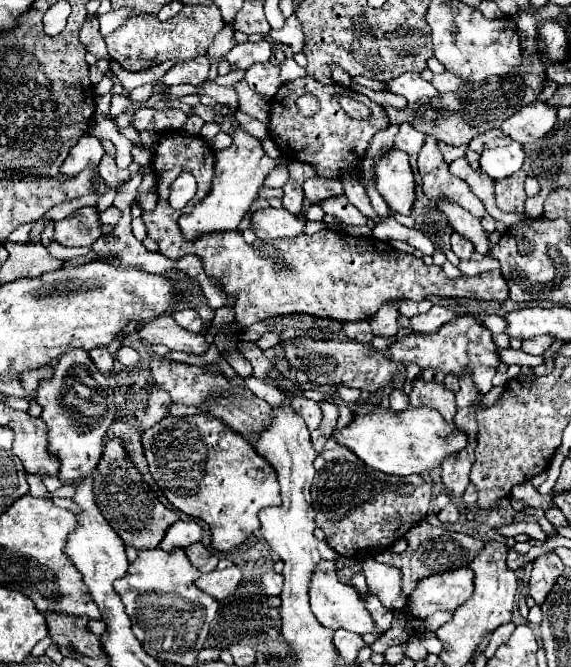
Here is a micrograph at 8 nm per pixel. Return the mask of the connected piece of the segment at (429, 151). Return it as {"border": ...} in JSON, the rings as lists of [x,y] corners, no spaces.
{"border":[[[426,137],[426,143],[420,149],[418,155],[418,171],[422,175],[424,193],[430,201],[438,201],[442,197],[448,197],[450,201],[456,201],[466,211],[470,211],[478,221],[482,223],[482,229],[490,235],[494,231],[494,219],[486,213],[482,201],[470,191],[468,183],[454,177],[448,171],[448,163],[444,161],[438,141],[434,137]]]}

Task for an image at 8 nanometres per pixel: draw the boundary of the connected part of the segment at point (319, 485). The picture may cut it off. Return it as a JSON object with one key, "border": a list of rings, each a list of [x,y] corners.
{"border":[[[334,447],[330,451],[322,451],[316,461],[314,461],[314,467],[316,467],[316,477],[314,477],[314,483],[312,483],[312,501],[314,501],[314,509],[316,509],[316,525],[326,533],[326,543],[340,555],[340,557],[348,557],[348,559],[354,559],[354,561],[364,561],[368,557],[374,557],[382,551],[386,551],[394,541],[402,539],[422,517],[428,515],[430,511],[430,503],[432,503],[432,487],[422,479],[422,475],[408,475],[406,479],[398,479],[398,475],[382,475],[382,471],[374,471],[372,467],[366,467],[350,449],[346,447]]]}

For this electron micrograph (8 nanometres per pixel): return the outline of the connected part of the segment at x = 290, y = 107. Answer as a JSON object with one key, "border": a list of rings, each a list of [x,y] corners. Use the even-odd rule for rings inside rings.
{"border":[[[310,75],[284,83],[278,93],[274,95],[274,99],[270,101],[270,137],[274,137],[274,143],[278,145],[278,149],[282,151],[282,157],[294,161],[302,161],[302,163],[310,163],[318,175],[322,177],[340,177],[346,171],[352,173],[360,173],[360,165],[362,165],[362,158],[365,155],[367,148],[374,134],[390,125],[386,116],[386,112],[381,105],[374,103],[371,105],[371,115],[366,120],[358,120],[348,117],[338,99],[342,93],[352,91],[348,87],[342,85],[334,85],[334,87],[324,87],[320,85],[316,79],[312,79]],[[302,95],[314,95],[320,103],[320,111],[304,117],[298,107],[296,101]]]}

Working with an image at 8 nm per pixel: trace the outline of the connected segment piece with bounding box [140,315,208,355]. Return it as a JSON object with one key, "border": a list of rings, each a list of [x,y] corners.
{"border":[[[170,315],[156,317],[154,321],[140,327],[140,337],[150,345],[160,343],[172,351],[186,351],[196,355],[204,355],[208,351],[208,341],[204,335],[194,335],[182,329]]]}

